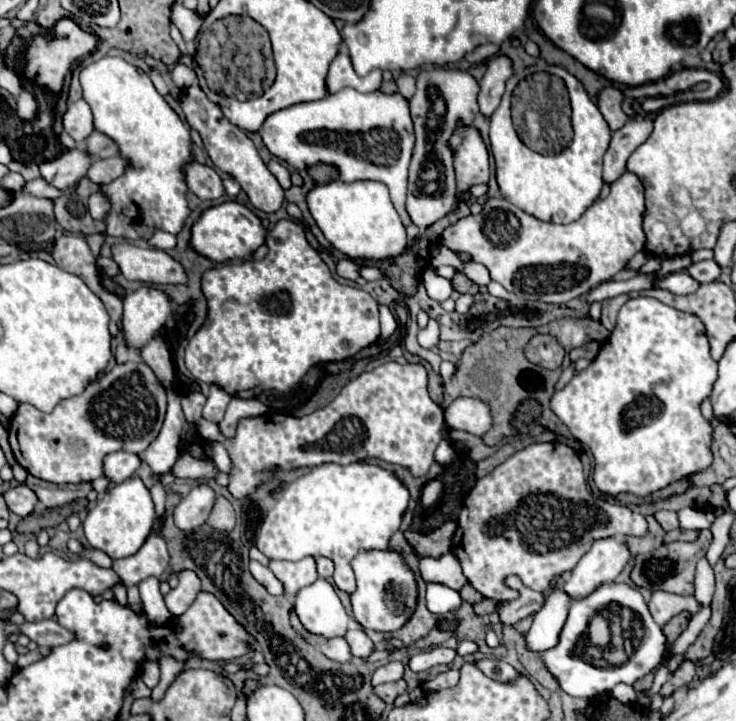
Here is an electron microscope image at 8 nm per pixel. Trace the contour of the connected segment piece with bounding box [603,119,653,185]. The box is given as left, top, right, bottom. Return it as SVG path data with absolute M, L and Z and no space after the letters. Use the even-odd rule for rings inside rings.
M635 119L627 121L623 129L613 131L611 145L605 153L605 163L603 163L603 181L605 183L615 183L625 171L627 171L627 159L629 155L643 143L647 141L653 125L651 119Z

